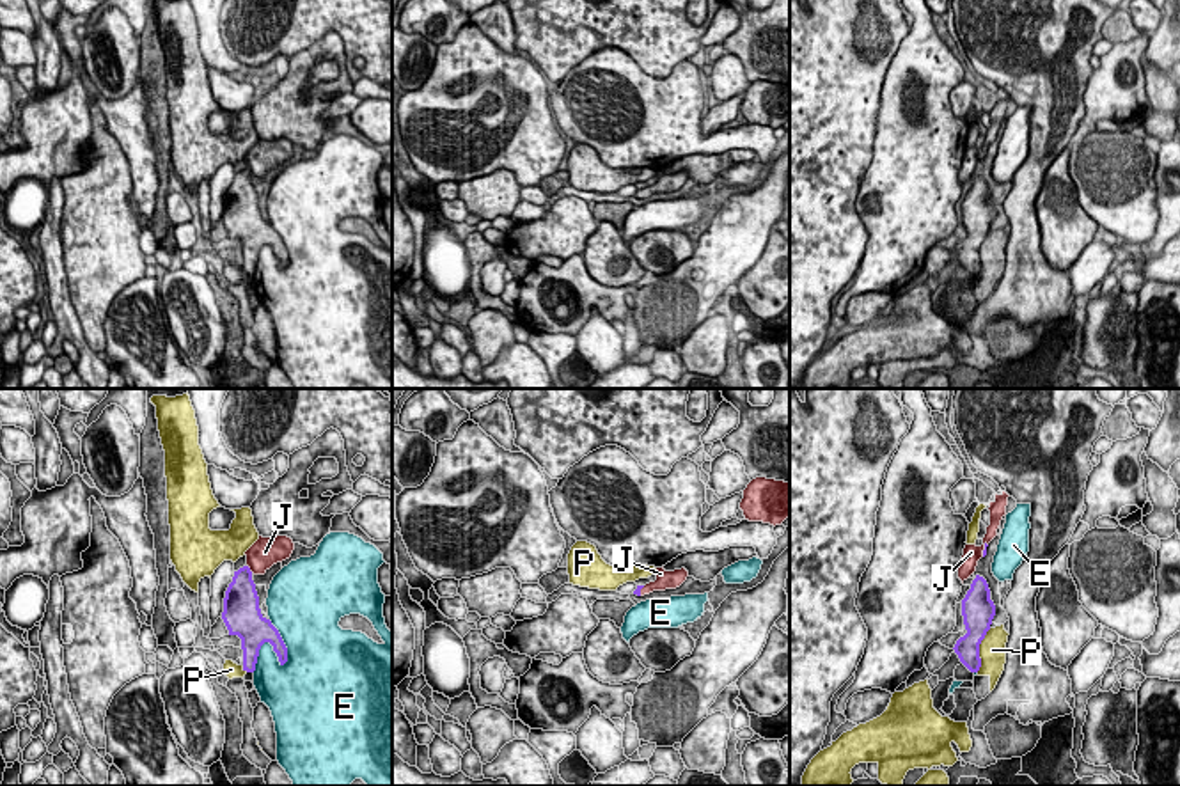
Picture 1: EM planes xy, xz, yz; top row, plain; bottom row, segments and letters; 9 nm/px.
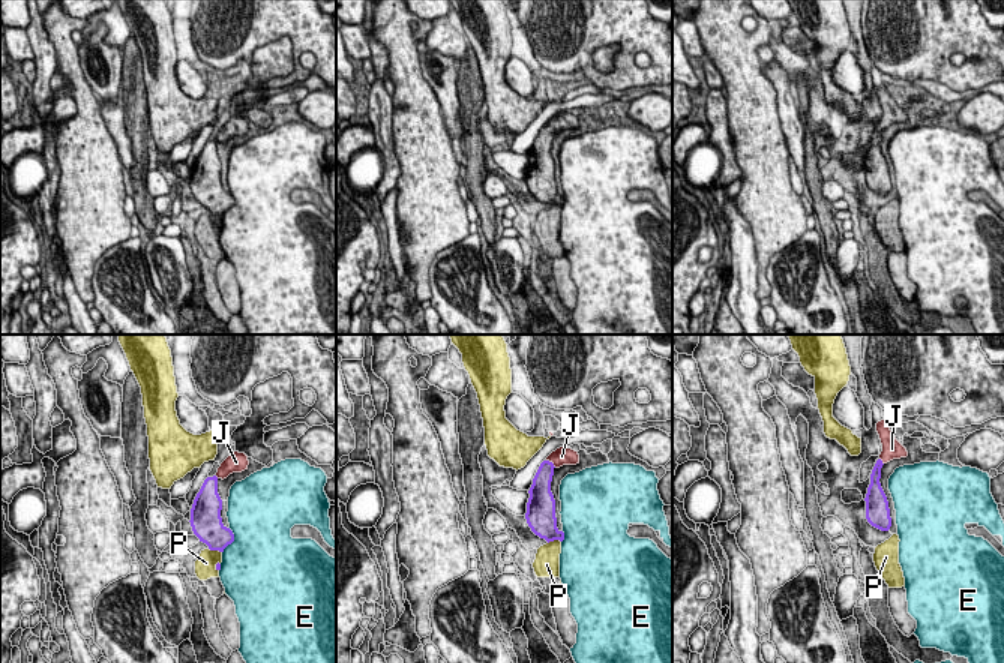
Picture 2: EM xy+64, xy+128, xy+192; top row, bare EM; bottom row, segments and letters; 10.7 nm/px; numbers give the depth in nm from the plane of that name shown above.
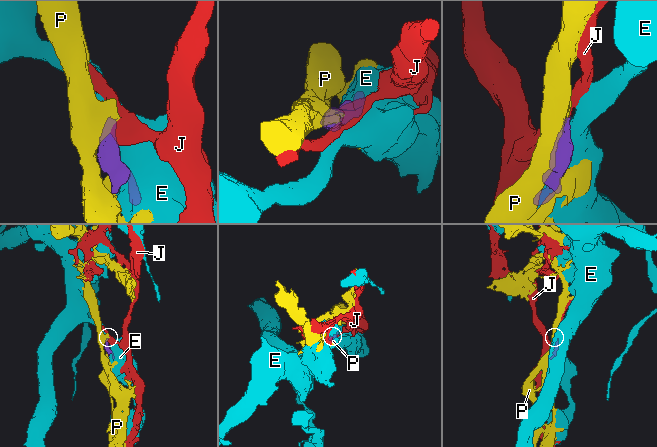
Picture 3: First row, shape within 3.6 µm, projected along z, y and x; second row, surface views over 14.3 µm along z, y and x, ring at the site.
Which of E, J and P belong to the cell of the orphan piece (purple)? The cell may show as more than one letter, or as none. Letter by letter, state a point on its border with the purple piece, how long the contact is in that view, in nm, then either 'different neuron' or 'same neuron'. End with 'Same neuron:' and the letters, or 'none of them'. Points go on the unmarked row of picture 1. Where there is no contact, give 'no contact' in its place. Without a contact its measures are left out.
E: contact xy (279, 261); length 500 nm; different neuron
J: contact xy (249, 171); length 100 nm; same neuron
P: contact yz (978, 252); length 420 nm; different neuron
Same neuron: J

